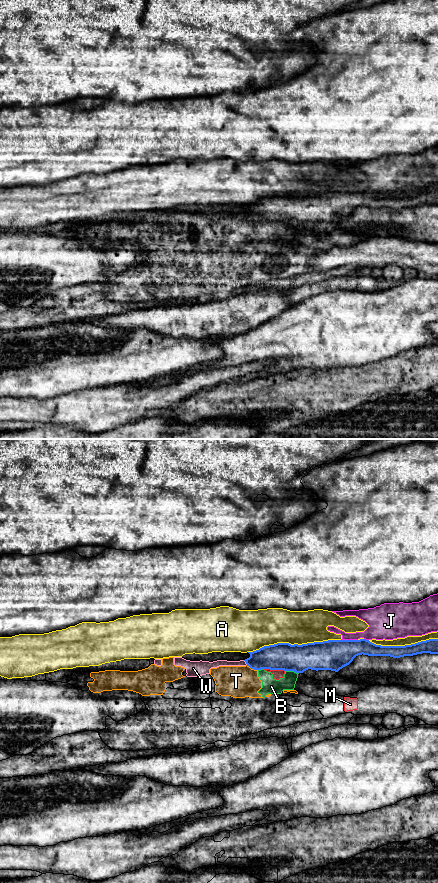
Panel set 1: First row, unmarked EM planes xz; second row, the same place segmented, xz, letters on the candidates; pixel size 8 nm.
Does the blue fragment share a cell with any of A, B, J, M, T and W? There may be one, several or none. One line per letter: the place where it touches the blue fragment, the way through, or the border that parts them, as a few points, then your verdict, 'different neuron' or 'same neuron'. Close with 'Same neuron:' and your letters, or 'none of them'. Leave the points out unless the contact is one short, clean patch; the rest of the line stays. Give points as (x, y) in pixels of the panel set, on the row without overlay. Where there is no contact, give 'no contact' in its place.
A: contact xz (294, 196); different neuron
B: contact xz (292, 222); border xz (285, 222), (293, 222), (298, 225); different neuron
J: contact xz (349, 192); different neuron
M: contact xz (274, 221); border xz (264, 220), (282, 221), (284, 223); different neuron
T: contact xz (252, 220); different neuron
W: contact xz (245, 213); different neuron
Same neuron: none of them

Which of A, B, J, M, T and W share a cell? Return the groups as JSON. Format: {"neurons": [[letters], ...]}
{"neurons": [["A"], ["B", "M", "T", "W"], ["J"]]}

